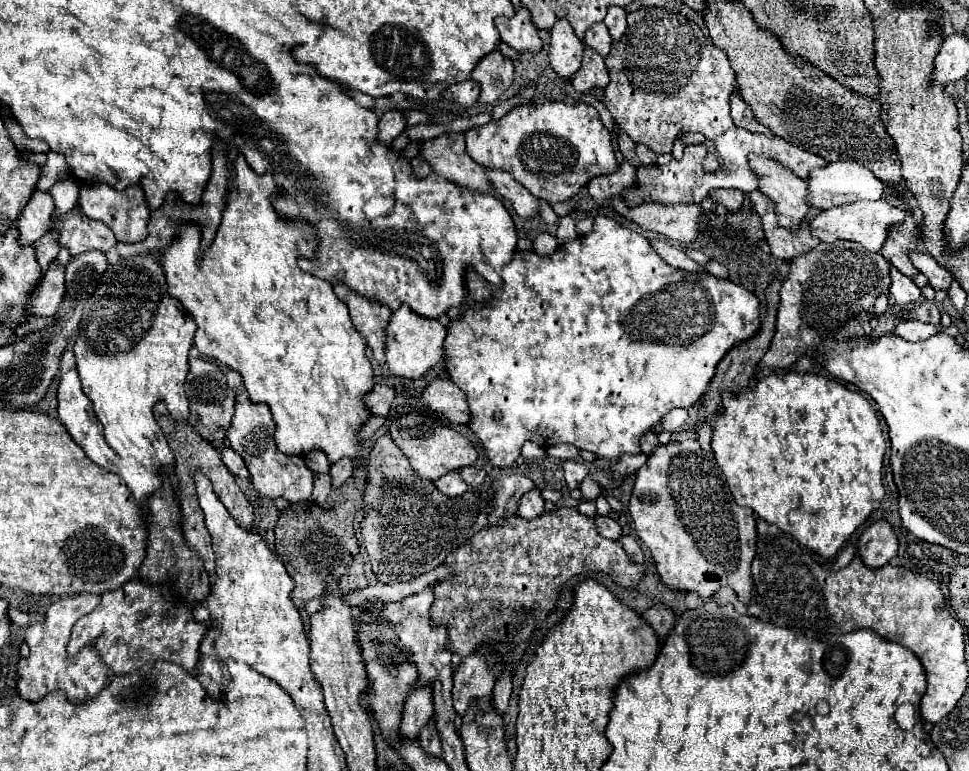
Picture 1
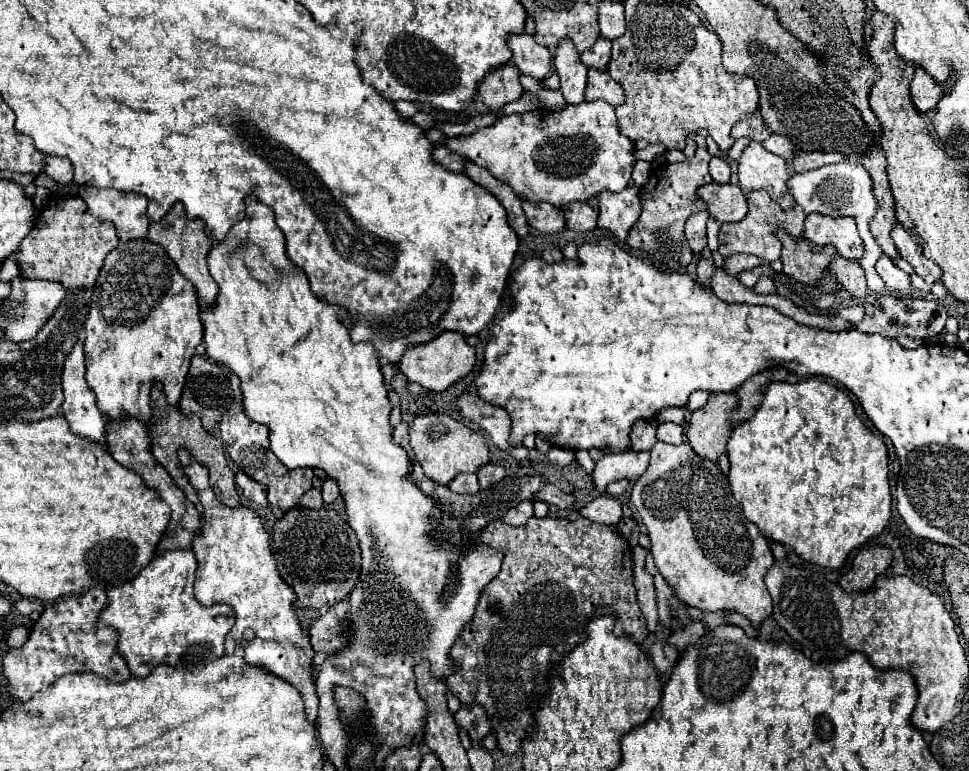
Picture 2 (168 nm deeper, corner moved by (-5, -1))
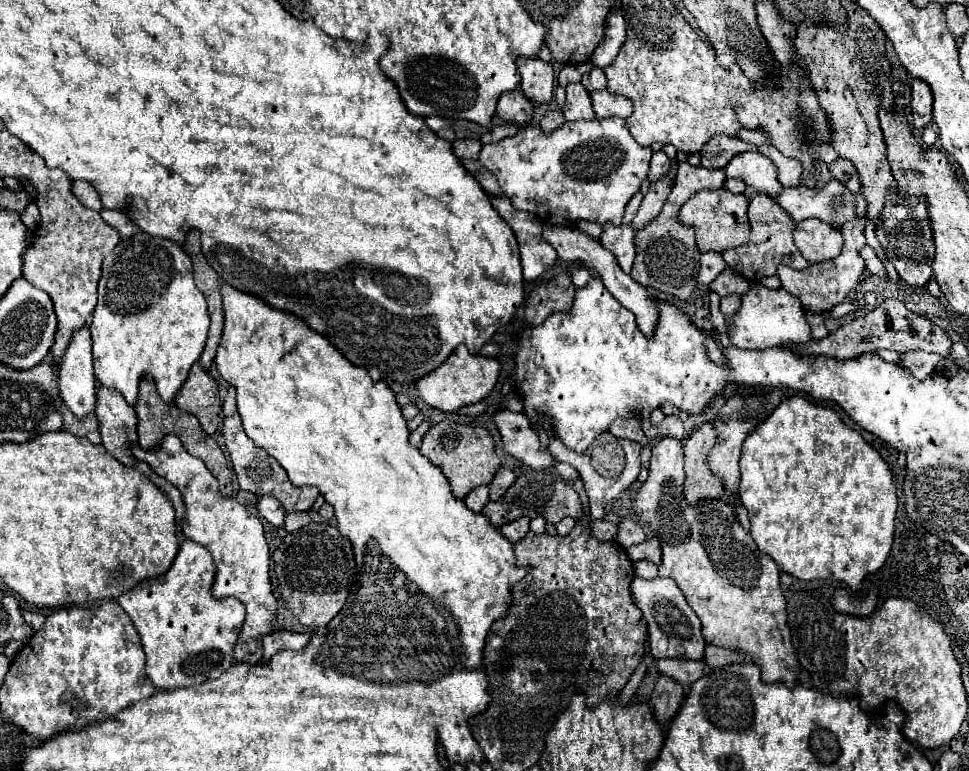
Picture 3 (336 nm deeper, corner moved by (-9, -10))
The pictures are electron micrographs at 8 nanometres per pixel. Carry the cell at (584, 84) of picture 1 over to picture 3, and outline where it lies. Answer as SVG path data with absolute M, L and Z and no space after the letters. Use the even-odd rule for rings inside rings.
M607 89L591 93L591 103L593 103L593 111L599 119L603 119L603 117L627 119L633 113L633 103L627 97L609 93Z

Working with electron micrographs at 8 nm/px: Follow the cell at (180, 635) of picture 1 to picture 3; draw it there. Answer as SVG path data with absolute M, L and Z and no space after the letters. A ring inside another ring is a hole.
M185 539L167 573L141 581L133 591L117 599L141 637L147 657L145 673L157 689L189 687L205 679L219 679L233 665L233 647L245 619L245 607L233 597L213 599L213 577L211 553L203 545Z

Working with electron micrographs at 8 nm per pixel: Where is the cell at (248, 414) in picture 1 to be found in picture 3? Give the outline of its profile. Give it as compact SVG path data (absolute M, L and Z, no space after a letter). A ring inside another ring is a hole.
M229 385L227 397L223 401L223 429L221 429L221 433L225 437L225 449L229 453L233 471L235 471L237 481L239 481L239 487L243 491L249 491L249 493L255 493L255 495L273 495L275 499L279 499L279 503L283 505L283 509L287 513L305 511L305 509L311 509L313 507L313 503L315 503L315 499L319 495L319 489L315 489L313 485L311 487L295 487L295 485L291 485L285 469L271 455L267 455L267 451L259 449L247 437L247 433L243 431L241 417L239 417L237 407L235 407L235 387L233 385Z

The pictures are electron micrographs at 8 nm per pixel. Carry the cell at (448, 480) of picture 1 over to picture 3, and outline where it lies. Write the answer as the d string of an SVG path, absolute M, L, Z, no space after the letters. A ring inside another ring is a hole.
M479 485L479 487L475 487L475 489L463 499L463 503L465 503L471 511L475 511L475 513L479 513L487 501L489 501L489 485Z

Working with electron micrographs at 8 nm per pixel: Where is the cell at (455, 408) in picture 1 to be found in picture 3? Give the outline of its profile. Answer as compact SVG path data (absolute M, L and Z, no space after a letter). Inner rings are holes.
M501 409L495 413L493 423L497 425L503 437L505 453L509 453L511 457L523 461L525 465L533 469L555 465L555 459L547 453L547 449L541 449L539 437L535 429L527 423L527 417L523 413Z

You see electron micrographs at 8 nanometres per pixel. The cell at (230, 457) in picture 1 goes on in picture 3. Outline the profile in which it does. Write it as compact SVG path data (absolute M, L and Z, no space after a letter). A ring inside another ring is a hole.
M259 495L259 499L257 499L257 511L271 525L275 525L275 527L283 525L285 511L283 511L283 507L279 505L279 501L275 497L271 497L271 495Z

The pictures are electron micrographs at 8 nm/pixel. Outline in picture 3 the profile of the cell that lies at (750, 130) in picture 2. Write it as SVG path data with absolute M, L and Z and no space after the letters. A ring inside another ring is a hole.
M711 137L699 151L701 165L709 169L725 167L737 153L743 153L745 149L749 149L749 145L743 143L739 137Z

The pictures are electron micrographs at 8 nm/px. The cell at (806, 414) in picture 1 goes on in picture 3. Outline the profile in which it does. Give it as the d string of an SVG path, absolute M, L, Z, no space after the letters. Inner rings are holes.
M801 395L783 399L743 443L739 471L739 499L749 513L749 531L759 551L775 559L789 575L801 581L841 581L851 589L859 589L863 577L885 563L893 543L897 513L893 475L883 457L859 431L847 427L833 407L813 403Z

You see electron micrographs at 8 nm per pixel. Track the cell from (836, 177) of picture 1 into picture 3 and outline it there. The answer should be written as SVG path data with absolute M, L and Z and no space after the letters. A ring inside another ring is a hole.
M831 179L823 189L787 187L777 197L777 203L795 219L821 219L829 225L845 225L857 219L855 195L839 181Z

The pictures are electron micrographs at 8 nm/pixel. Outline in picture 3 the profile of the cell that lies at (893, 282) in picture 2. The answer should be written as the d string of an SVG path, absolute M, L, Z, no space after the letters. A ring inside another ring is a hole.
M865 245L865 249L861 249L861 257L865 257L865 265L867 265L867 271L875 277L881 277L883 281L887 281L887 271L885 271L885 265L875 257L875 251L871 247Z

